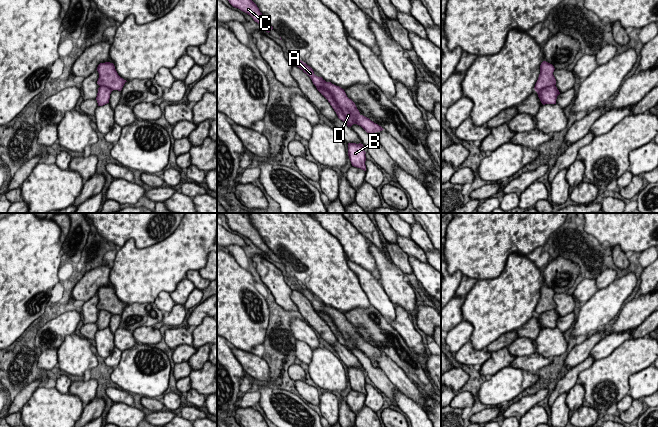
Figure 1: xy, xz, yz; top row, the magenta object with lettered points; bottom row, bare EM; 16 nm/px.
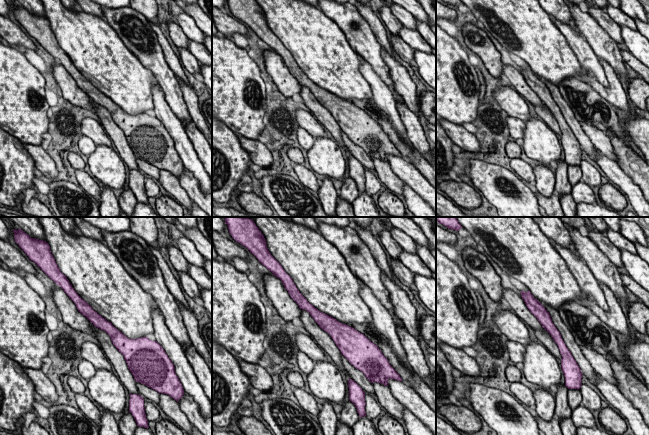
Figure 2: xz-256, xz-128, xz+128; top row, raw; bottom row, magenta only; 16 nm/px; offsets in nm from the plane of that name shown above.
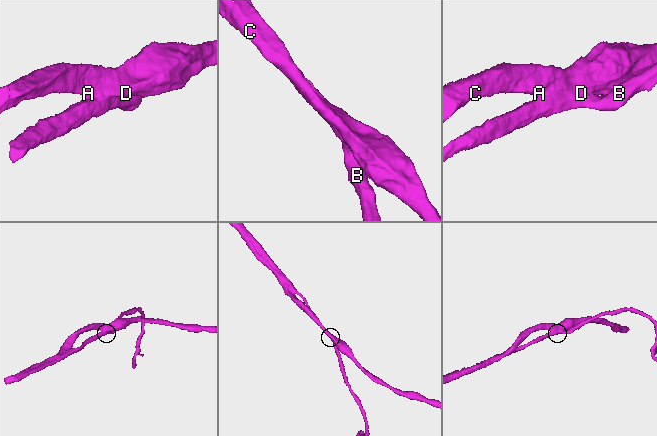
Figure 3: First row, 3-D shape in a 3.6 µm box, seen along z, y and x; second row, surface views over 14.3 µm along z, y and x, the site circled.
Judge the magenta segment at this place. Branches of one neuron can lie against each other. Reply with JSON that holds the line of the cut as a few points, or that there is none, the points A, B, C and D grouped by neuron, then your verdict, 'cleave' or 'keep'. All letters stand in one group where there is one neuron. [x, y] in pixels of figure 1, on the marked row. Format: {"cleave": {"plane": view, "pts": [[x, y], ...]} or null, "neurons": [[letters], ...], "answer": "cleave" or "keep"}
{"cleave": null, "neurons": [["A", "B", "C", "D"]], "answer": "keep"}

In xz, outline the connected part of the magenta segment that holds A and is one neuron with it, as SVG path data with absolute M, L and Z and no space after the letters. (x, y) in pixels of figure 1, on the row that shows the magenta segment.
M300 59L295 60L295 63L295 66L299 67L311 78L317 90L328 100L340 120L346 123L348 127L353 124L361 126L371 135L372 141L379 144L375 133L384 129L369 118L361 115L355 103L347 97L344 89L331 82L326 82L322 77L316 76L313 69Z

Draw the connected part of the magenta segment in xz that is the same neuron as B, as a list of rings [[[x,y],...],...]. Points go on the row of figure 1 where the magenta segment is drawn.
[[[348,143],[348,156],[352,166],[366,171],[366,152],[364,151],[363,144]]]

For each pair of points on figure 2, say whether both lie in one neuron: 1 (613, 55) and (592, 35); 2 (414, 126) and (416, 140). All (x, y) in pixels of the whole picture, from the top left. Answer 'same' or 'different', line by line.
1: same
2: same

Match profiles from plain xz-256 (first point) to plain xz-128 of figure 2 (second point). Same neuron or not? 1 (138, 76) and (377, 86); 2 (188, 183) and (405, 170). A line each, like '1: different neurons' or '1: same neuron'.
1: different neurons
2: same neuron

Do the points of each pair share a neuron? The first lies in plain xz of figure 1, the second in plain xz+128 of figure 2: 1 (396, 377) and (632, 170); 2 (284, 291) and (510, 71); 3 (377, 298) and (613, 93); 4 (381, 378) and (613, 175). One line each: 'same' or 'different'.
1: different
2: different
3: different
4: different

